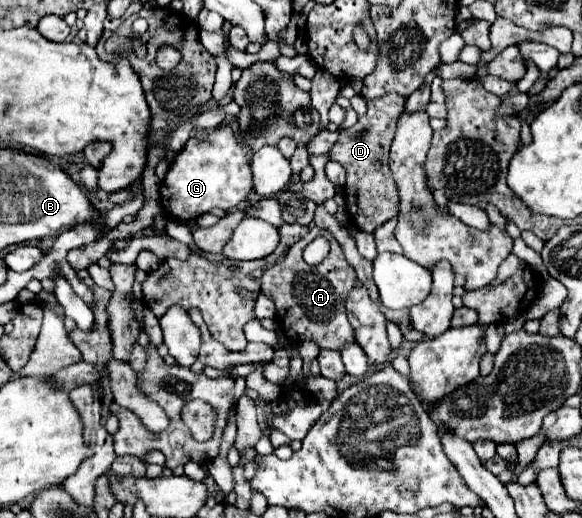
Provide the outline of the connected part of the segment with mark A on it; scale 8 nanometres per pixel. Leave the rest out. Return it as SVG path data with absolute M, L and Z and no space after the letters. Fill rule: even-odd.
M312 227L302 241L290 247L284 261L278 261L262 275L262 293L274 299L276 319L282 321L280 327L290 343L314 341L320 349L342 351L342 347L354 343L354 329L350 329L350 321L346 319L346 307L344 307L346 297L354 287L354 283L356 283L356 271L348 265L338 241L324 229ZM318 235L326 237L332 249L330 255L320 265L312 267L302 259L302 251Z

